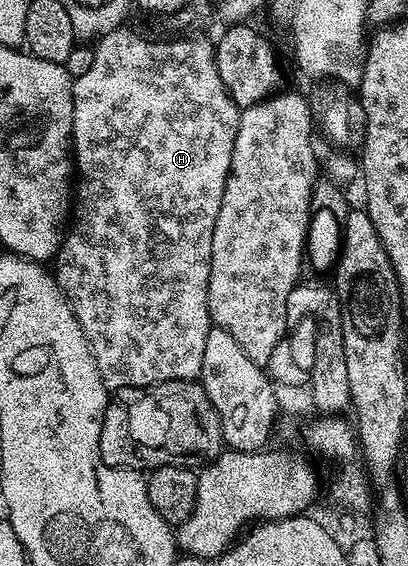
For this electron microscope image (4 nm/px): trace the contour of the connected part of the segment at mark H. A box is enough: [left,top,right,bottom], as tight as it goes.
[52,28,240,391]

